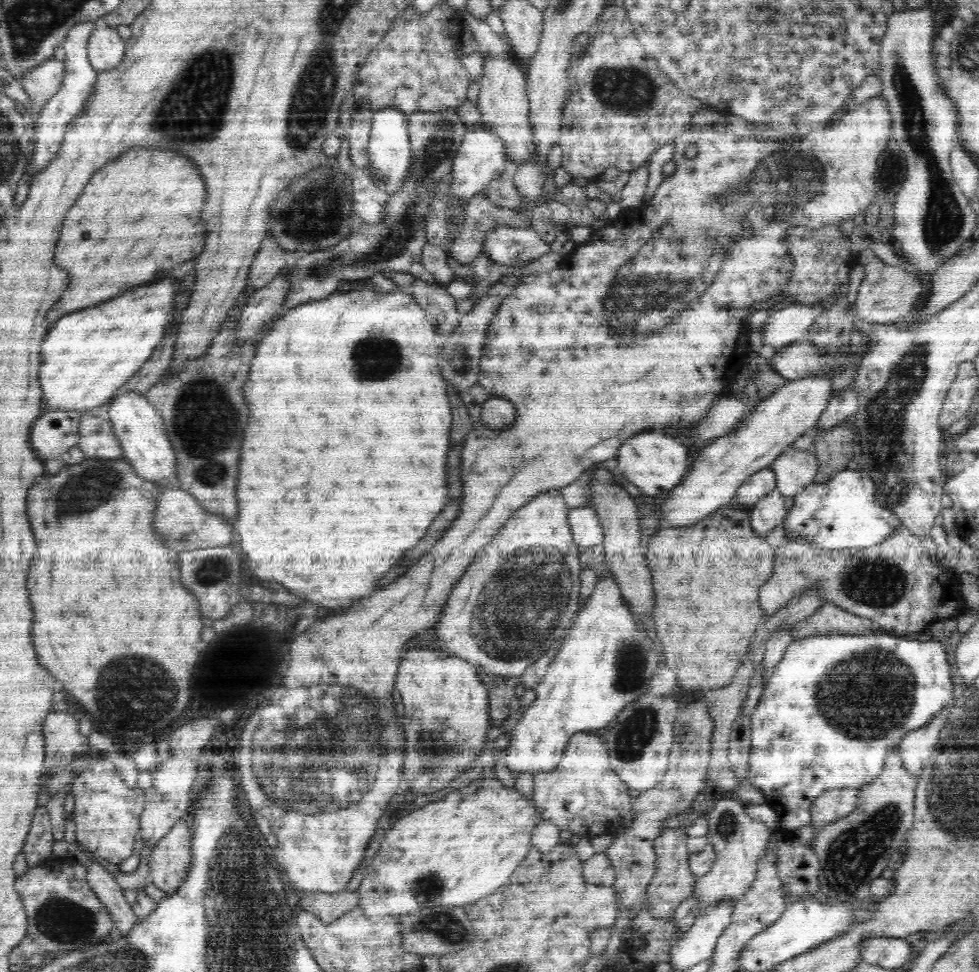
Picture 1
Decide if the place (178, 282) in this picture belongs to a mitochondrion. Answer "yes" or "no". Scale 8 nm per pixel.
no

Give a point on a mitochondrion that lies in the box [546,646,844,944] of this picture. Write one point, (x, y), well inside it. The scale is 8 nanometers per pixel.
(636, 734)

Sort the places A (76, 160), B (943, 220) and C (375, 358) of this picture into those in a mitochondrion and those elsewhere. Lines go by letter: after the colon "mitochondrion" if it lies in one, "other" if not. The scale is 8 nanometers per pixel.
A: other
B: mitochondrion
C: mitochondrion

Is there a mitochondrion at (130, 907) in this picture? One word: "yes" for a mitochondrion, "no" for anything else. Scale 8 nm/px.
no

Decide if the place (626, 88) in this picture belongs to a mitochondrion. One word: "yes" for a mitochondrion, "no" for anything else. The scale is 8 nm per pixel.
yes

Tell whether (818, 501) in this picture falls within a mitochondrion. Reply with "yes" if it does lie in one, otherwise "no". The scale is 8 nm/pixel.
no

